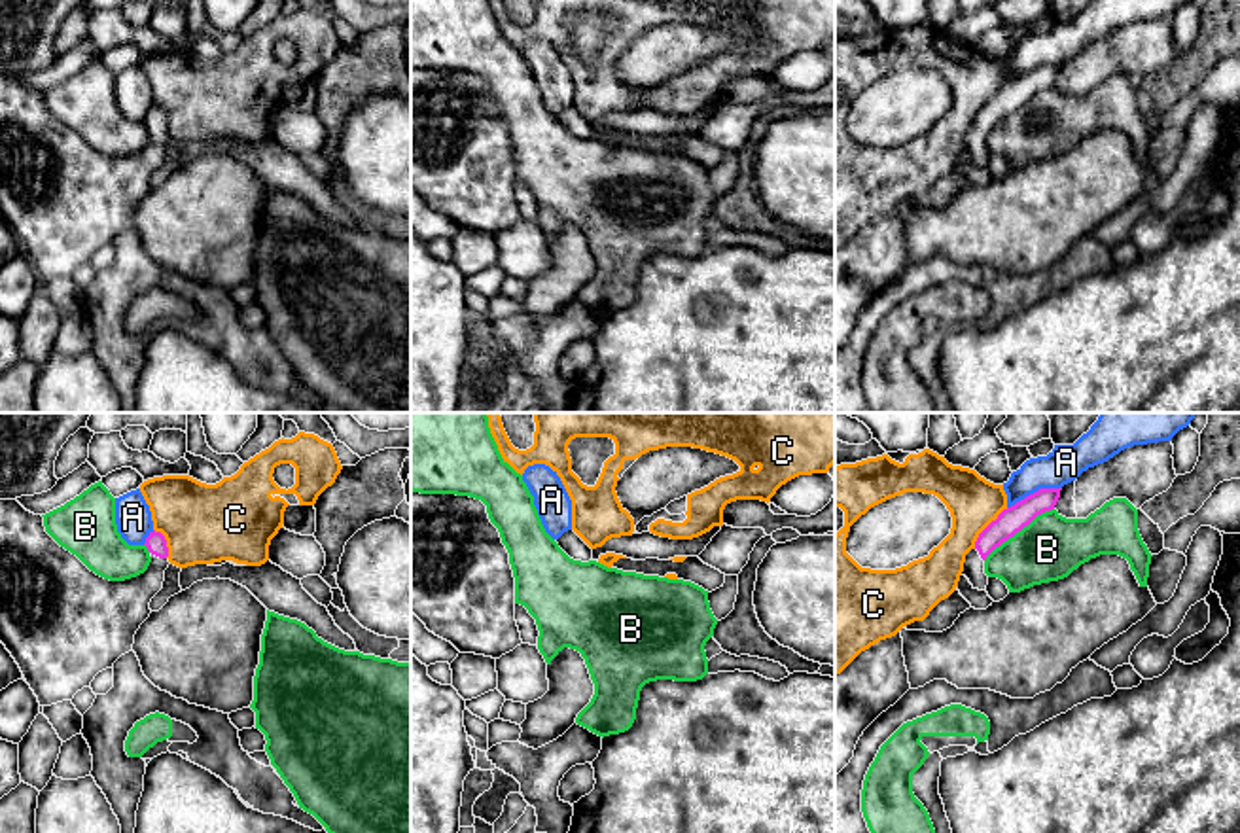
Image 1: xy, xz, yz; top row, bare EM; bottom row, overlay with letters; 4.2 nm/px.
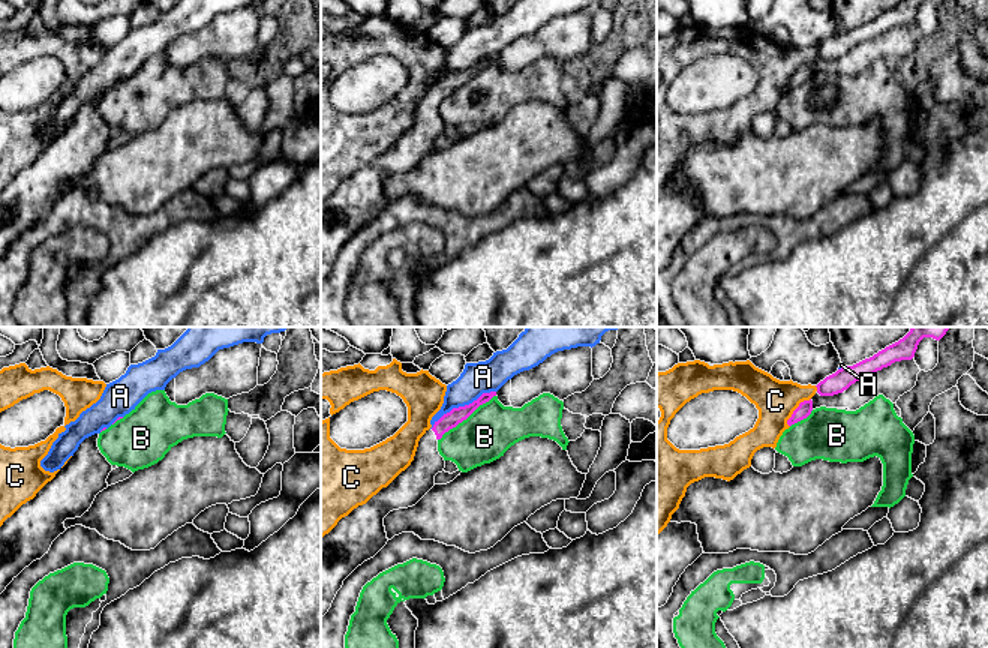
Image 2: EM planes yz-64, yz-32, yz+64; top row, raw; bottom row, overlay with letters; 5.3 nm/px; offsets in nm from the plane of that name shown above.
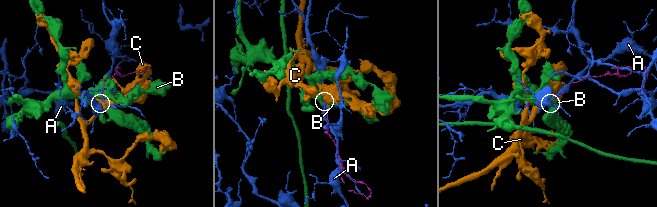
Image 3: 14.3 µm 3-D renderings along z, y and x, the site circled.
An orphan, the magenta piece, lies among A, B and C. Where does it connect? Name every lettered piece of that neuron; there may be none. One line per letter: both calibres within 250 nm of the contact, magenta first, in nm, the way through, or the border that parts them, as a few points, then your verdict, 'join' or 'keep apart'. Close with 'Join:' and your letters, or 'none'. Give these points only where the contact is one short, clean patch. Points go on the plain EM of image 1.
A: 110/160 nm | keep apart
B: 110/280 nm | along yz (1053, 84), (1038, 89), (1004, 116), (985, 137) | keep apart
C: 110/220 nm | along yz (1008, 84), (979, 110), (974, 124) | keep apart
Join: none

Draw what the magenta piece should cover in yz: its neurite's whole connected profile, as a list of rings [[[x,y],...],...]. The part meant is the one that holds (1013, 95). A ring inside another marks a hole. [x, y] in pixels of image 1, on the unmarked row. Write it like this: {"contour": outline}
{"contour": [[[1039,64],[1015,81],[1003,85],[977,114],[975,123],[965,131],[964,148],[973,165],[986,167],[986,133],[1003,117],[1028,102],[1037,91],[1054,85],[1062,64]]]}

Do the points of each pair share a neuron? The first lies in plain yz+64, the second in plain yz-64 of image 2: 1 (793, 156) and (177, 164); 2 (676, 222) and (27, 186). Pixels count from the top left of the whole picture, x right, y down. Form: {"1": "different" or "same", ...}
{"1": "same", "2": "same"}

